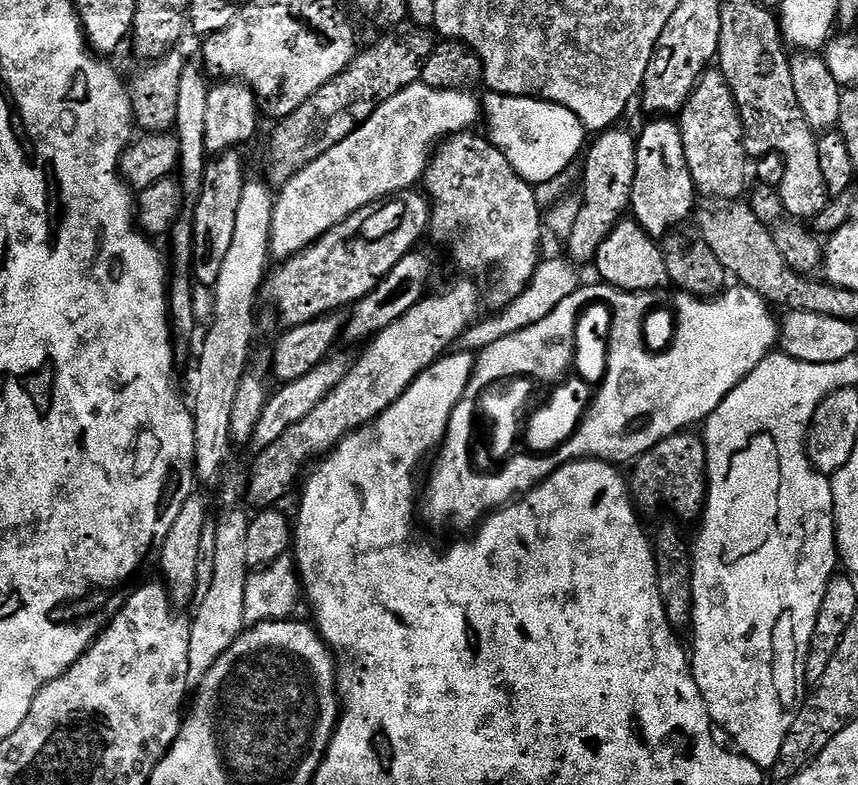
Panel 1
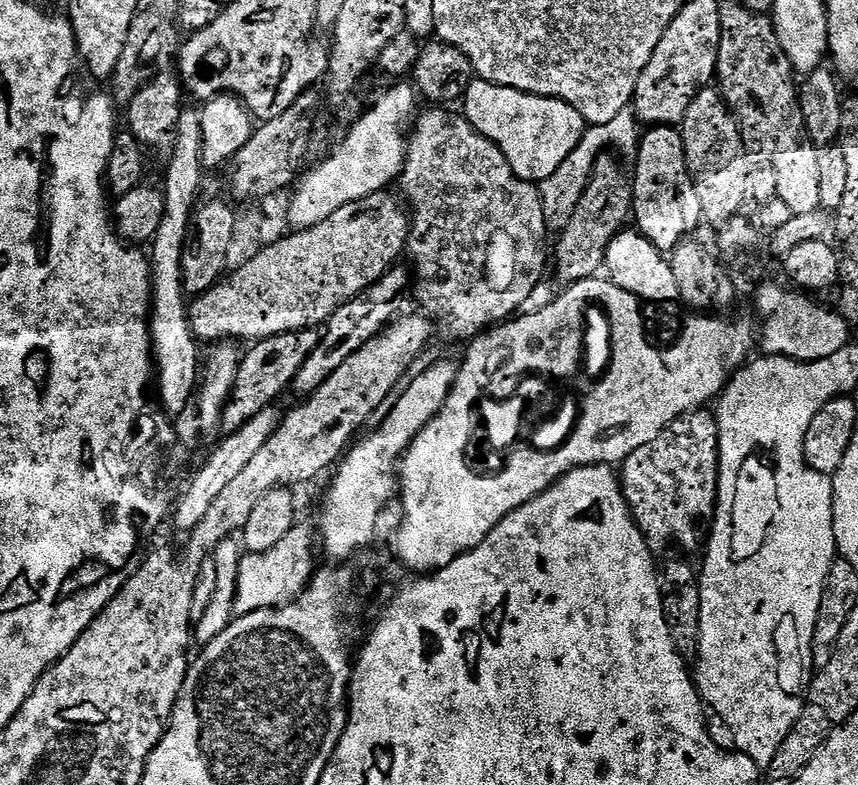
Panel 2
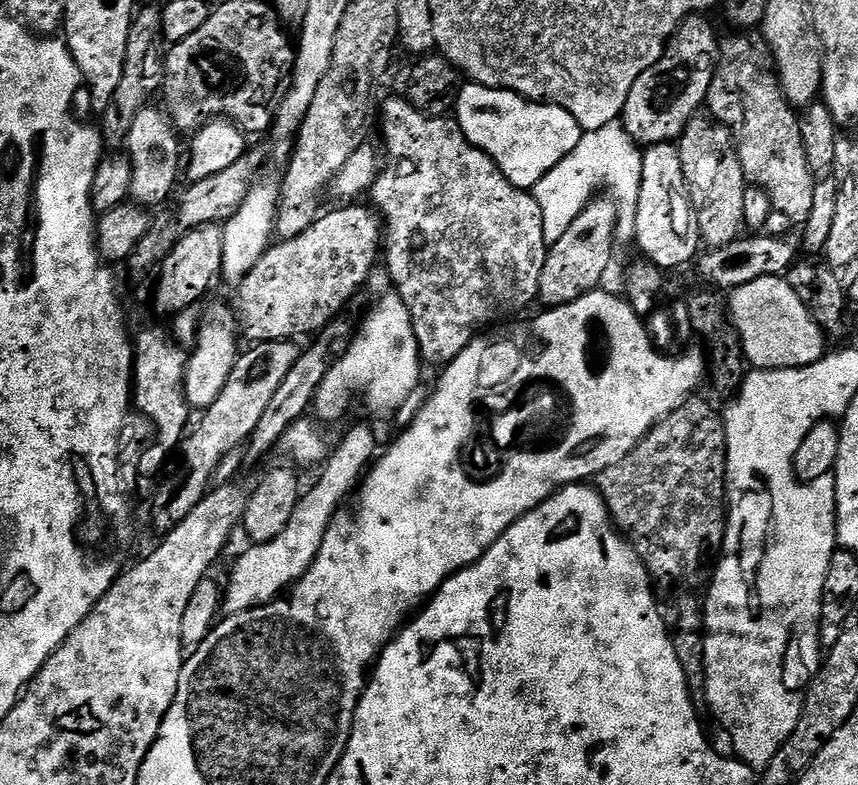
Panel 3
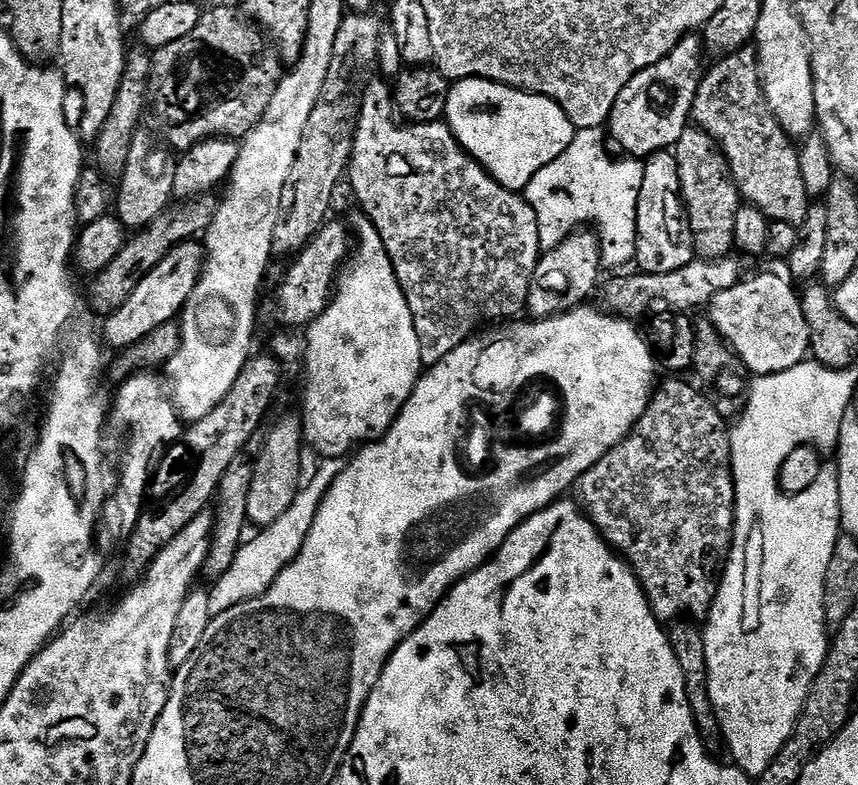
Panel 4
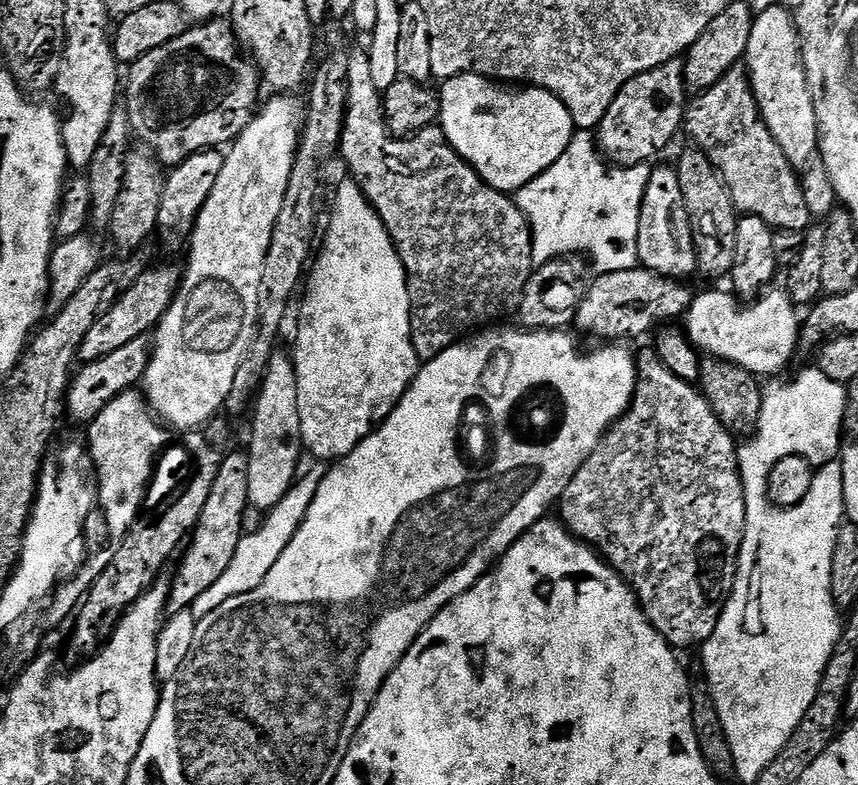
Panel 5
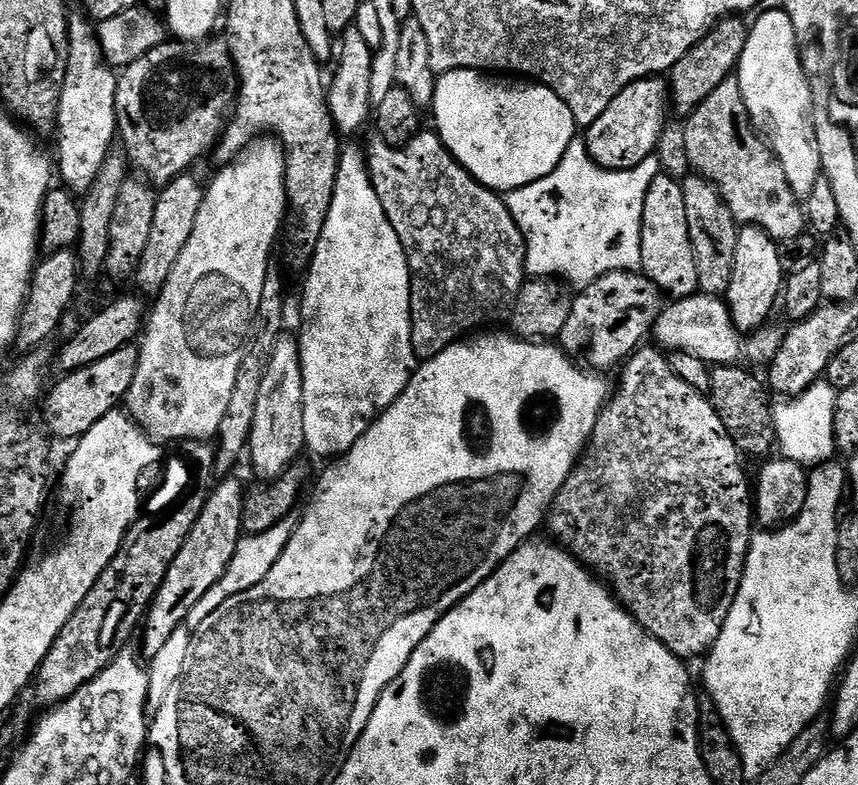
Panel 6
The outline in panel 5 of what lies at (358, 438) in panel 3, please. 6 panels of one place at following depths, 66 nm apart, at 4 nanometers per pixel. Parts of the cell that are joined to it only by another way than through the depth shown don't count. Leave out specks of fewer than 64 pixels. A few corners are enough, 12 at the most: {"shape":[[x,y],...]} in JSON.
{"shape":[[315,463],[245,533],[225,574],[195,600],[198,622],[257,589],[305,520],[327,467]]}

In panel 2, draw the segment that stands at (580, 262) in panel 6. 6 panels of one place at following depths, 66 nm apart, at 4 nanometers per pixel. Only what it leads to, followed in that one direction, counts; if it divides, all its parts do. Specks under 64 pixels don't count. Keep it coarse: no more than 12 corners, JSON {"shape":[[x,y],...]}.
{"shape":[[635,111],[591,125],[538,187],[549,229],[568,223],[596,160],[635,157]]}

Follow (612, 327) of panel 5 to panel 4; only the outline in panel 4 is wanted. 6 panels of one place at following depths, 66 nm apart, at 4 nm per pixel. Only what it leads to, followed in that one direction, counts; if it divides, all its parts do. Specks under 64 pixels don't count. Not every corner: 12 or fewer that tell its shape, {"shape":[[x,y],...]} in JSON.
{"shape":[[729,254],[670,274],[616,274],[603,307],[633,322],[652,304],[703,309],[745,279]]}

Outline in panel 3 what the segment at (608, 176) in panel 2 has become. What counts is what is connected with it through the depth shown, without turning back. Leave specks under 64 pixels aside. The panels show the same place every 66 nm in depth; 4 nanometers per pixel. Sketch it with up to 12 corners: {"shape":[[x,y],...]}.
{"shape":[[600,194],[548,249],[539,303],[601,287],[617,243],[617,203]]}

